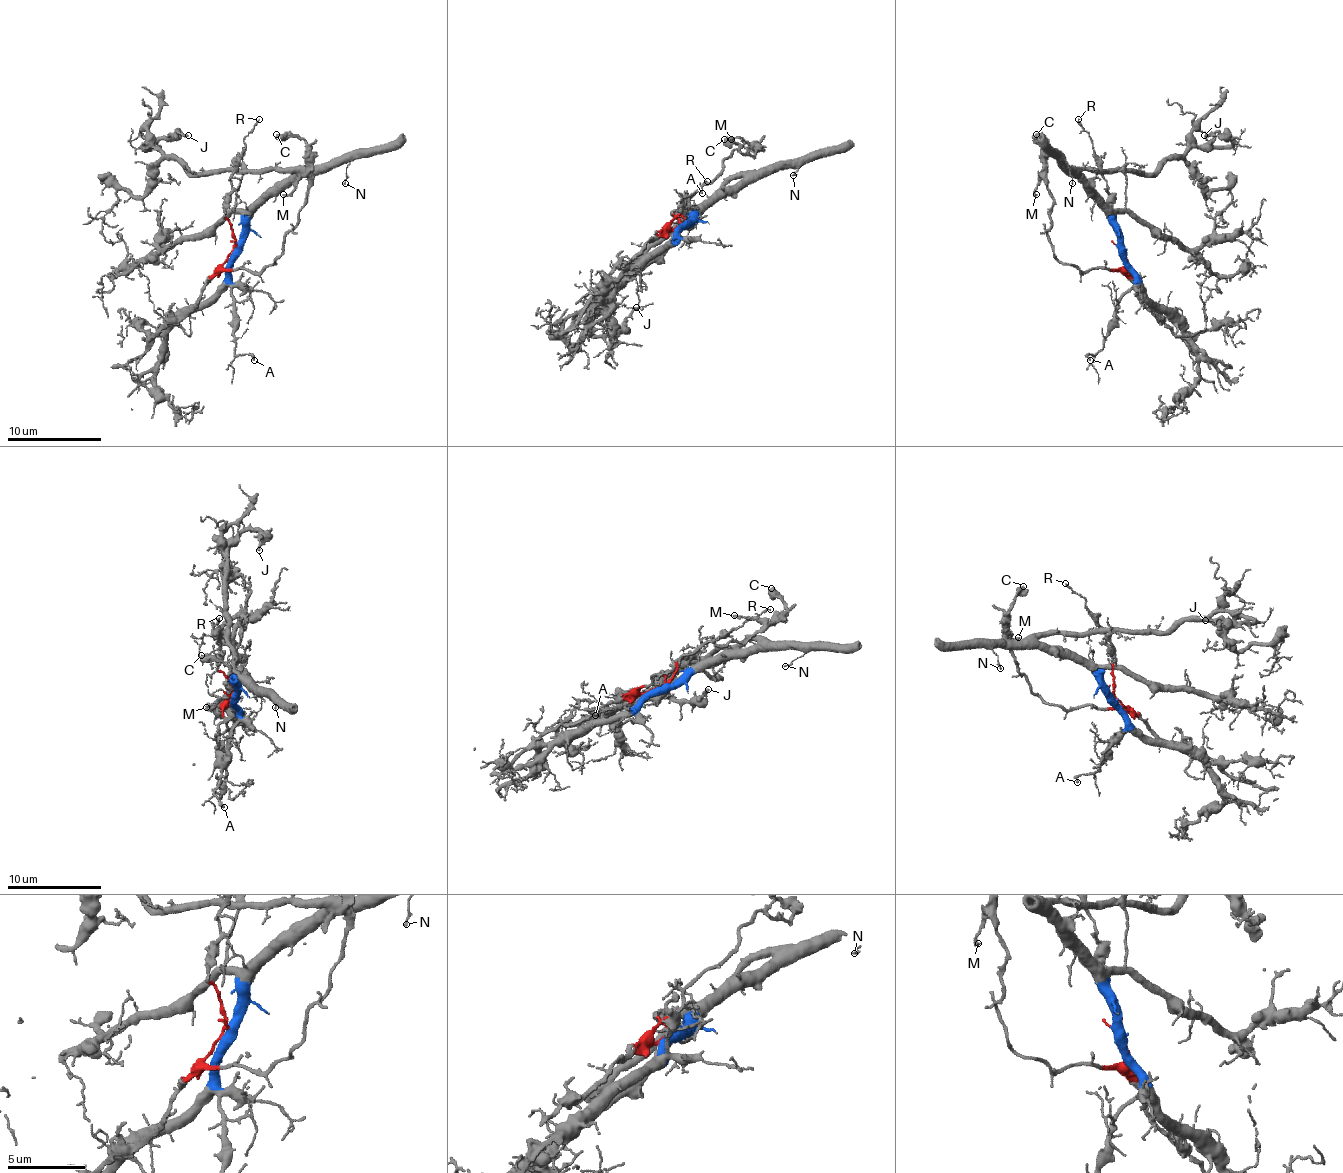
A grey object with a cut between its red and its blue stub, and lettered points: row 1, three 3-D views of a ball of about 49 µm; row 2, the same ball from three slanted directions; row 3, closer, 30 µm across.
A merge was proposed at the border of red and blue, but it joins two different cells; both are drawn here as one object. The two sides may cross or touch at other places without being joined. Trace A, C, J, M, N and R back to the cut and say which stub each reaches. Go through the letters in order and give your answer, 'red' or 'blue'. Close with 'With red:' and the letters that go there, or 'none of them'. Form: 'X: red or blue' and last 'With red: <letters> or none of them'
A: blue
C: red
J: blue
M: red
N: blue
R: red
With red: C, M, R

